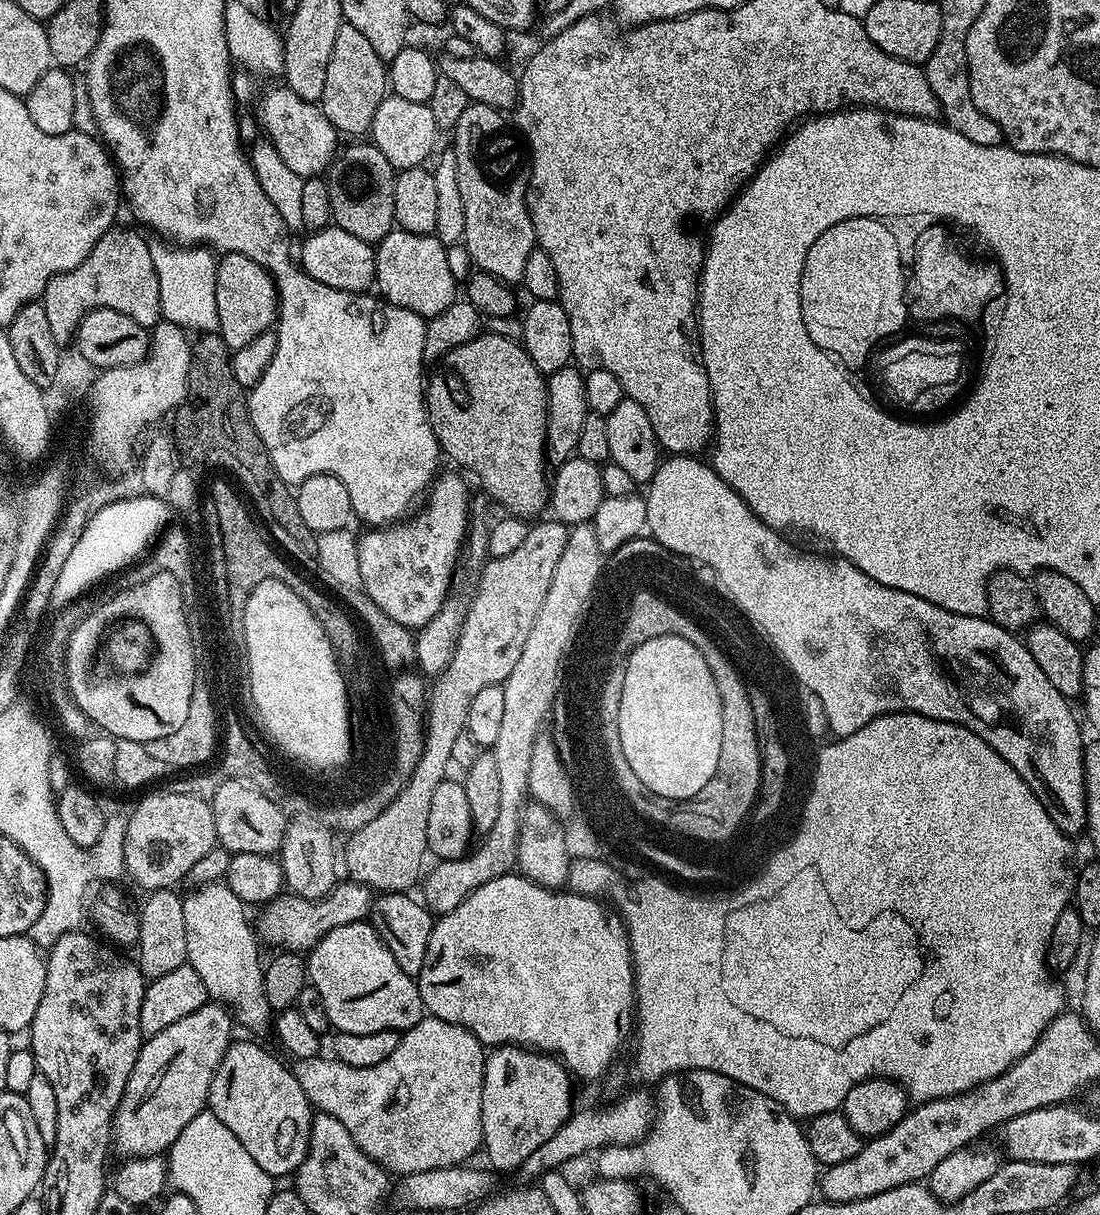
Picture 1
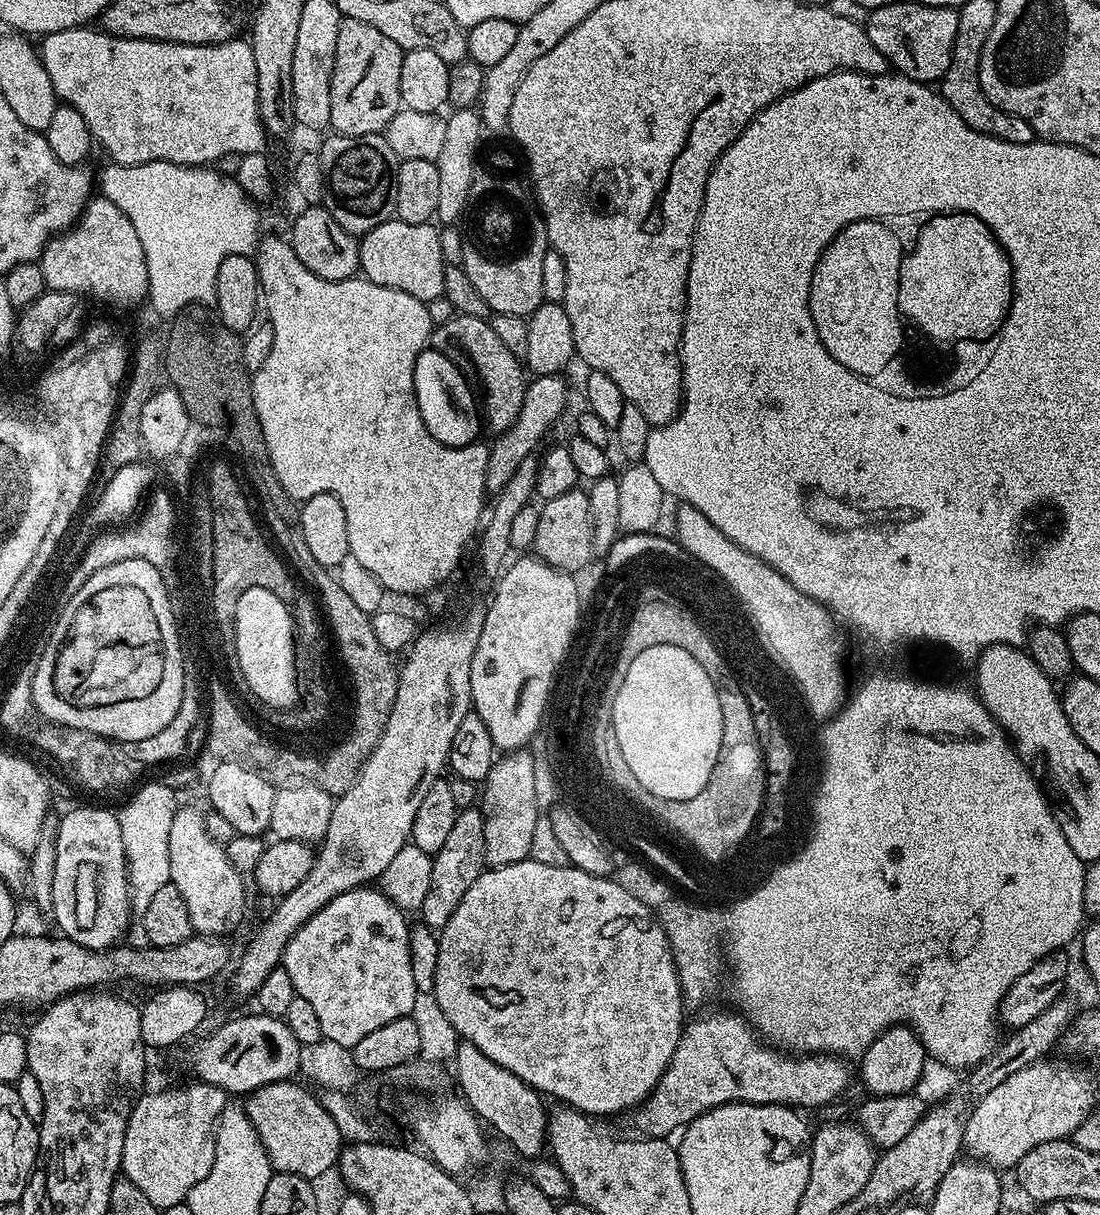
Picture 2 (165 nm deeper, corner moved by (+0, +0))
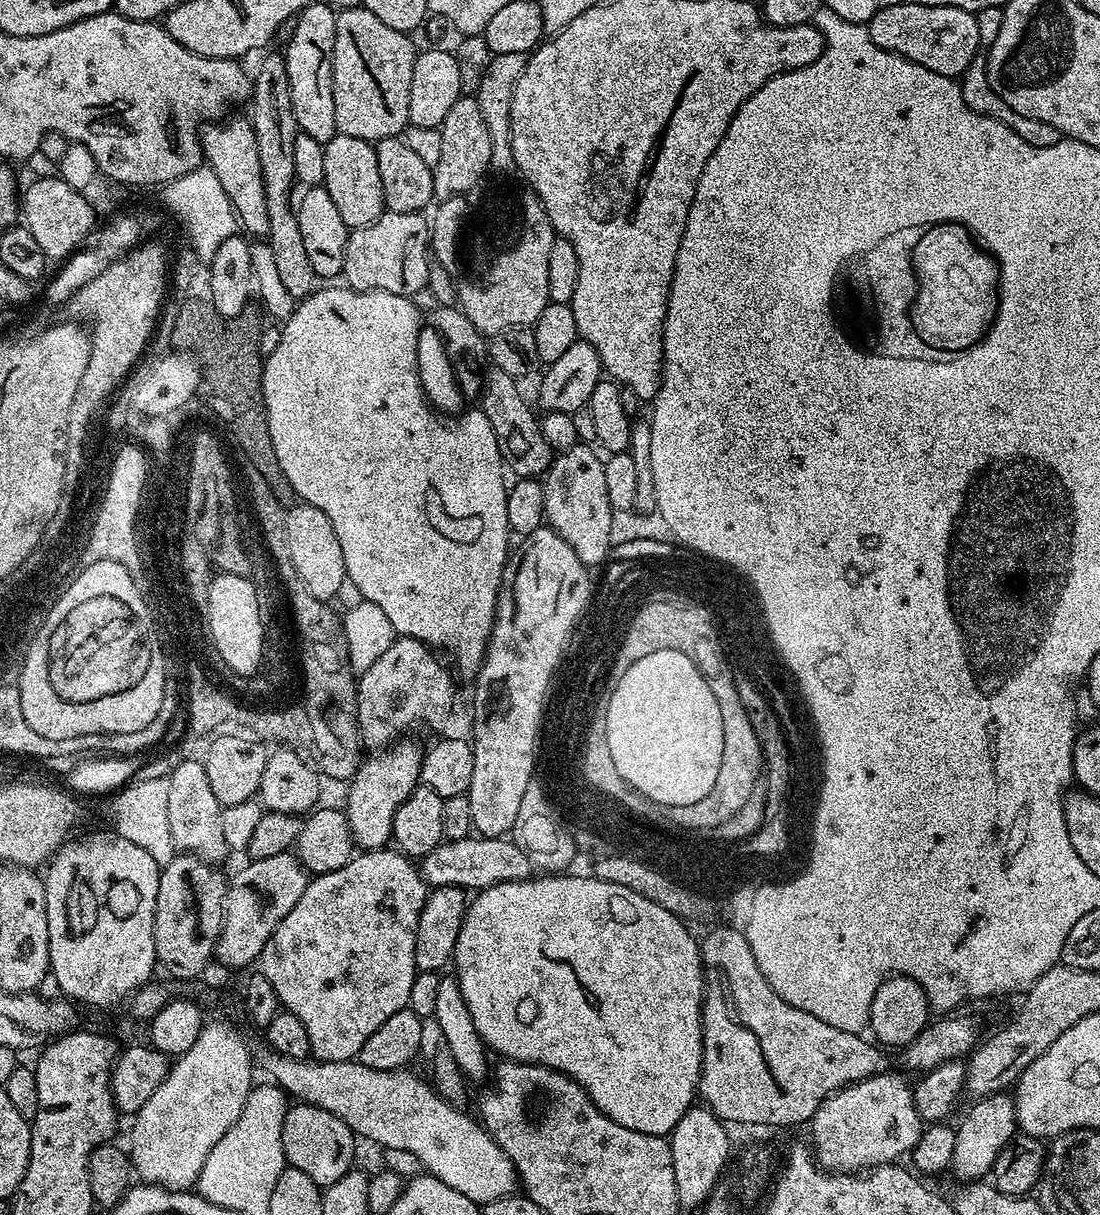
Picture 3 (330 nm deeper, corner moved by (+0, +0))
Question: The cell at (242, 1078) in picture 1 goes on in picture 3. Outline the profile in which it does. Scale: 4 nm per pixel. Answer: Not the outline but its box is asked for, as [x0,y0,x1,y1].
[282,1102,358,1186]

